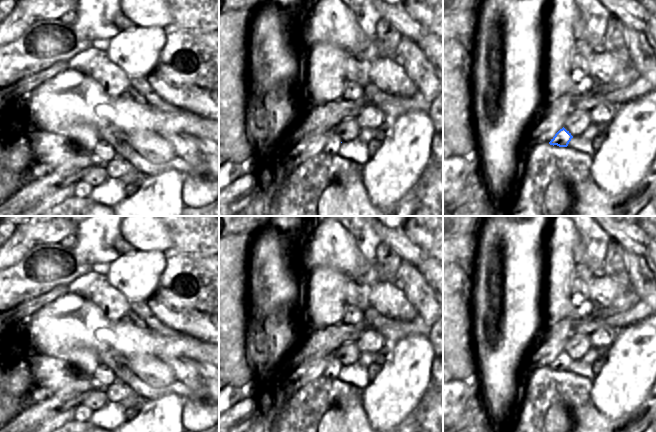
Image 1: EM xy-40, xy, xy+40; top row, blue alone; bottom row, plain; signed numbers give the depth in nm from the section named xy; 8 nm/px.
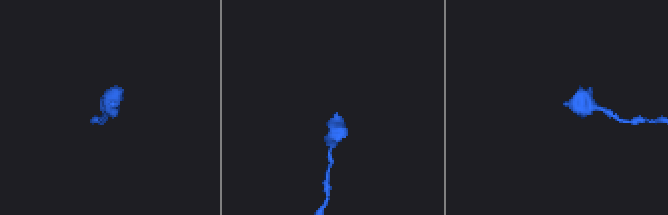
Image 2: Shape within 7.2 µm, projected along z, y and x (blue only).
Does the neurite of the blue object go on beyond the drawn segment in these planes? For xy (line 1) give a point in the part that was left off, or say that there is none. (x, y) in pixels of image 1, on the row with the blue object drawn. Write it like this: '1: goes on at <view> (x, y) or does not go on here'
1: does not go on here

